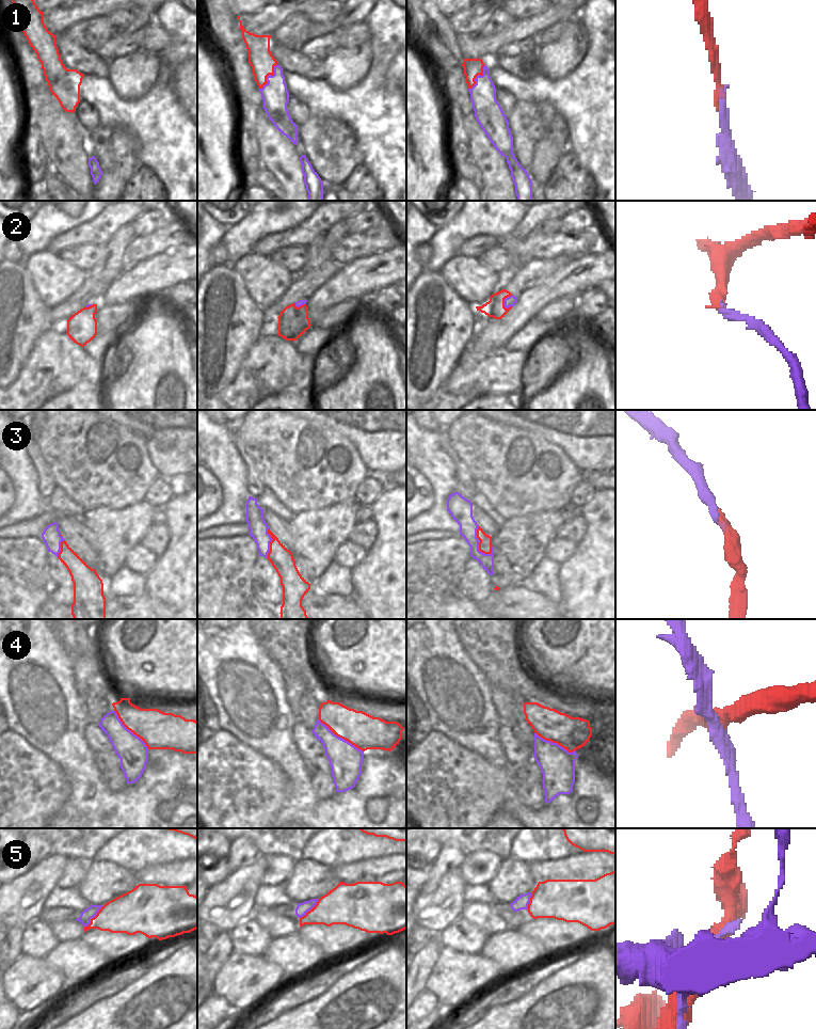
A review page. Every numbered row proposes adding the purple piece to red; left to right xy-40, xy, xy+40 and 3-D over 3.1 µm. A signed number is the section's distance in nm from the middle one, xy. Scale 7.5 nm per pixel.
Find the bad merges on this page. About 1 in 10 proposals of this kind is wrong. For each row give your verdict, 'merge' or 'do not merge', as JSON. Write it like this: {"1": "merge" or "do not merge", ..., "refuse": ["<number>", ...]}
{"1": "merge", "2": "merge", "3": "merge", "4": "do not merge", "5": "do not merge", "refuse": ["4", "5"]}

